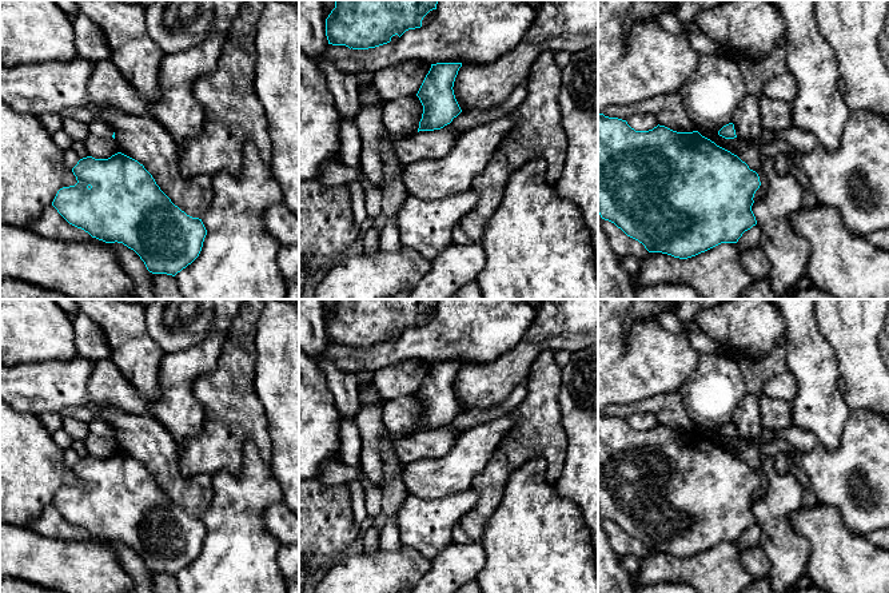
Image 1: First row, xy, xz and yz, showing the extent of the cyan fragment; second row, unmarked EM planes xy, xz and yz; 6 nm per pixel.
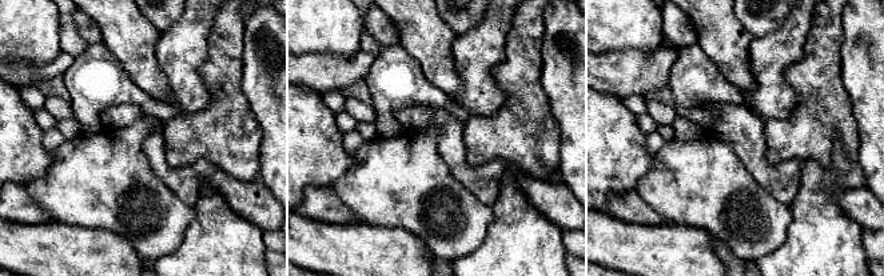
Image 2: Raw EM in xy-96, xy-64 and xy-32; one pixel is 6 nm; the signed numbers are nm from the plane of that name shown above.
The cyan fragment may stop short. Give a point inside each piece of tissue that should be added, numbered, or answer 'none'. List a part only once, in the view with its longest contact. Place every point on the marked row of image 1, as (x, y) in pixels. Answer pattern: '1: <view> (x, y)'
none

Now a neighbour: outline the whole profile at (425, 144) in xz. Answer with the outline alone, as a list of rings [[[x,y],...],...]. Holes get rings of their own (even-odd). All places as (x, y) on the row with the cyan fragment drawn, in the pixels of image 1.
[[[446,128],[410,134],[395,144],[395,159],[400,167],[406,167],[422,159],[442,158],[454,147],[459,135]]]

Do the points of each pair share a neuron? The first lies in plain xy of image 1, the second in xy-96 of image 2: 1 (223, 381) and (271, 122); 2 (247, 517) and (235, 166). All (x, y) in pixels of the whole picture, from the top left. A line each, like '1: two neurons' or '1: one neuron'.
1: two neurons
2: two neurons

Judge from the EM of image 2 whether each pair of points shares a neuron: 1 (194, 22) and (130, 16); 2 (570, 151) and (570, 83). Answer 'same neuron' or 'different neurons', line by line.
1: different neurons
2: same neuron

